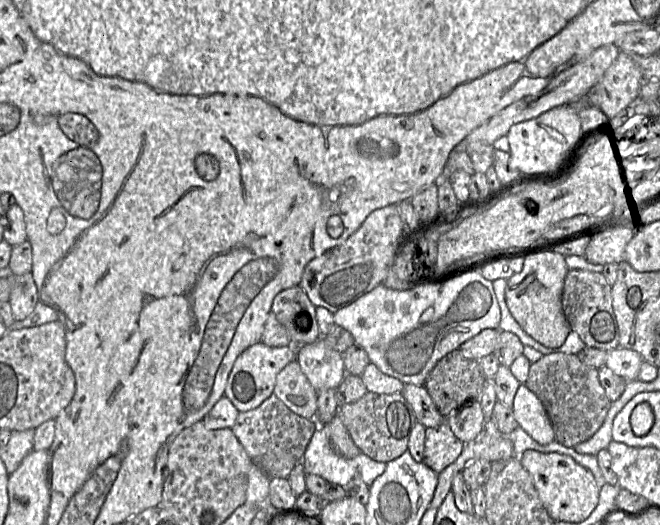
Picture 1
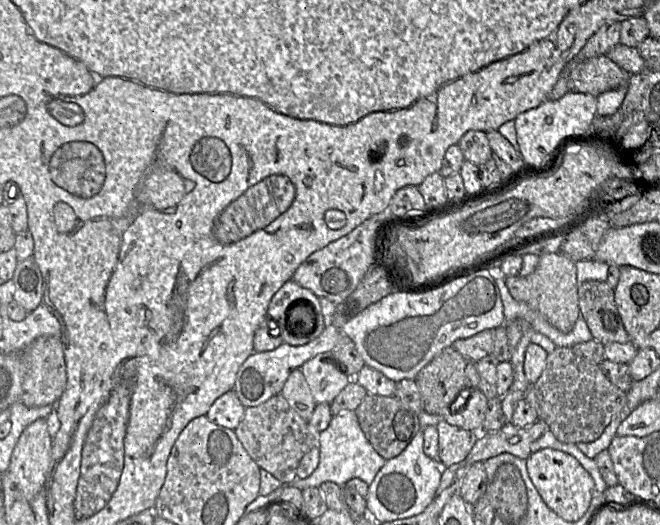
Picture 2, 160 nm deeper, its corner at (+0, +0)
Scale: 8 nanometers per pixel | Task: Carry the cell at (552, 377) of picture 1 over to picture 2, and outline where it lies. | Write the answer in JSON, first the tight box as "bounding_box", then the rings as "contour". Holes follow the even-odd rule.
{"bounding_box":[532,347,627,443],"contour":[[[557,347],[548,354],[545,368],[532,387],[539,402],[539,419],[545,421],[549,431],[563,443],[590,443],[597,440],[627,403],[627,393],[614,386],[603,374],[599,365],[577,356],[568,347]]]}

